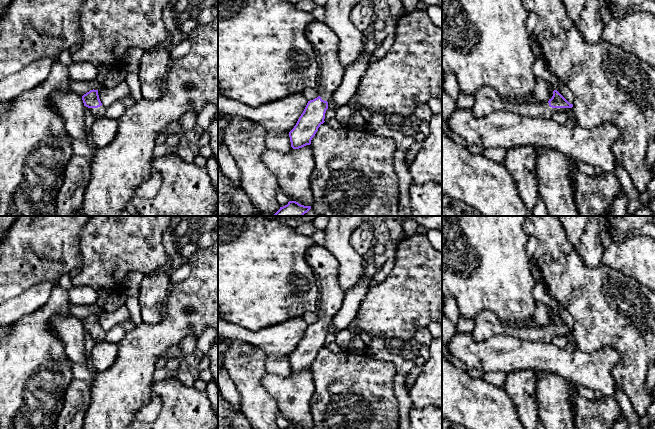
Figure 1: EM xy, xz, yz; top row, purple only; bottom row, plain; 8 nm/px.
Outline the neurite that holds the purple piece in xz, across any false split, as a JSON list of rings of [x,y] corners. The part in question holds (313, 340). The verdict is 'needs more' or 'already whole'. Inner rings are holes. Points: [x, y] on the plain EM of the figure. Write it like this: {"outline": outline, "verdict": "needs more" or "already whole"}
{"outline": [[[313,245],[307,250],[306,262],[321,279],[319,320],[308,325],[294,352],[289,356],[291,371],[299,373],[311,368],[318,352],[325,345],[328,324],[340,310],[345,291],[337,277],[338,261],[325,247]]], "verdict": "needs more"}

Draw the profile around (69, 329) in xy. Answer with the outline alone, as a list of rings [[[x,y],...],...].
[[[70,313],[58,314],[52,317],[50,323],[57,337],[63,342],[69,360],[76,364],[86,364],[82,320]]]

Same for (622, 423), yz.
[[[622,414],[619,419],[613,424],[611,429],[628,429],[628,421]]]

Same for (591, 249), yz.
[[[590,216],[581,243],[577,247],[584,264],[597,267],[603,262],[605,247],[599,239],[600,220],[606,216]]]

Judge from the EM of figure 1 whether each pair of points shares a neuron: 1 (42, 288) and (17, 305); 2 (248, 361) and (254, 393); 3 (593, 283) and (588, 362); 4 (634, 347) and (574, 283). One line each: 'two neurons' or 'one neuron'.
1: one neuron
2: one neuron
3: two neurons
4: one neuron

